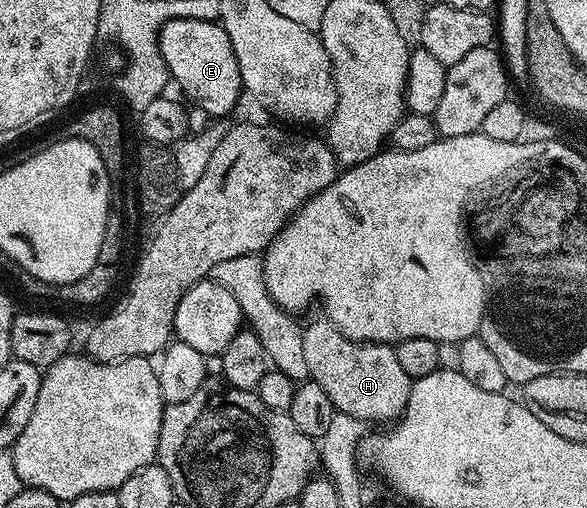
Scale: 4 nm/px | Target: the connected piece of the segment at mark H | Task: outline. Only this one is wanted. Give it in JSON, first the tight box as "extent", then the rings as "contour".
{"extent":[303,323,413,423],"contour":[[[330,323],[307,325],[303,330],[304,359],[308,378],[317,382],[333,399],[336,411],[366,423],[392,422],[402,417],[409,403],[413,378],[399,366],[394,348],[373,341],[350,341]]]}

